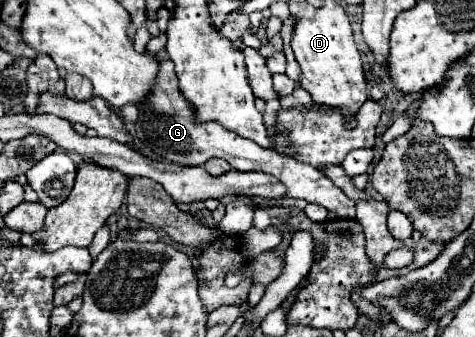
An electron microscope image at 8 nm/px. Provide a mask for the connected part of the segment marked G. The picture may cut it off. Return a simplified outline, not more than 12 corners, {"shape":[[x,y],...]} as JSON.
{"shape":[[174,64],[138,106],[136,136],[158,158],[202,166],[226,158],[266,172],[286,196],[356,218],[354,202],[320,170],[198,122]]}

